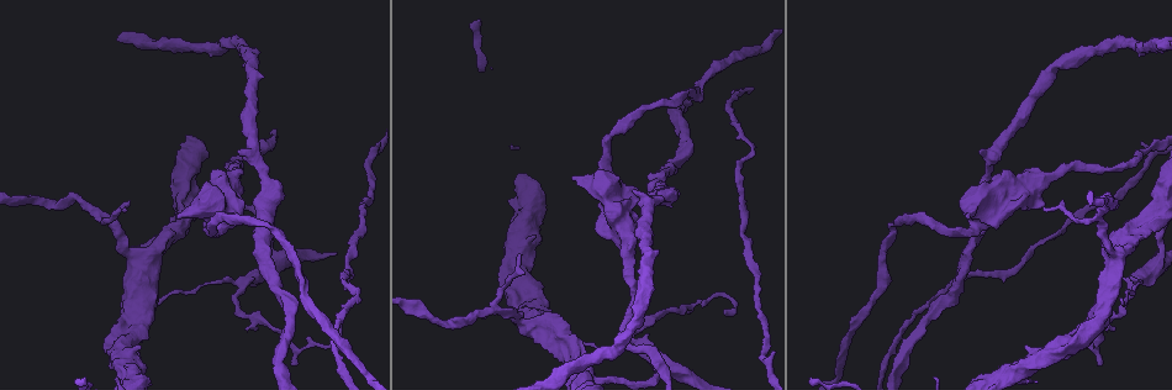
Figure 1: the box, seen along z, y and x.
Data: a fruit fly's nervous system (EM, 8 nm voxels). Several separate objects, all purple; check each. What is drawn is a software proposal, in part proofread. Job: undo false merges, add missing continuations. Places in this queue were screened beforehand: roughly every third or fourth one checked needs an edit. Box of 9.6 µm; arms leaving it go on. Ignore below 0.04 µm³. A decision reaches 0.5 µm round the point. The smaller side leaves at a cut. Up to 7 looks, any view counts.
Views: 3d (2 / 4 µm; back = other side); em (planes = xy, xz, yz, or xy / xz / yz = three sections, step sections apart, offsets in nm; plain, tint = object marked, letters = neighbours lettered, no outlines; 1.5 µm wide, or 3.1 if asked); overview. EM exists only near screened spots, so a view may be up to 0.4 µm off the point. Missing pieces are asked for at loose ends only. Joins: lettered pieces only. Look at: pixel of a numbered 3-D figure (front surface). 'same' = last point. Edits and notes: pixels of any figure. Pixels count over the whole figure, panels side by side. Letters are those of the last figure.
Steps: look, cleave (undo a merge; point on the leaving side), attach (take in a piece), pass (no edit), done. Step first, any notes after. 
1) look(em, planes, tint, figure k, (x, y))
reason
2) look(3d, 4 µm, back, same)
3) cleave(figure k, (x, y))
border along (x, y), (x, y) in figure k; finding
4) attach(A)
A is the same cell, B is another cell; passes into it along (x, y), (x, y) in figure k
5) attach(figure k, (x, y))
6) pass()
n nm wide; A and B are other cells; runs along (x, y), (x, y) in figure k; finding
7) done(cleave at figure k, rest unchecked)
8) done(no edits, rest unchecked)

look(em, xz, step 8, letters, figure 1, (966, 217))
free end

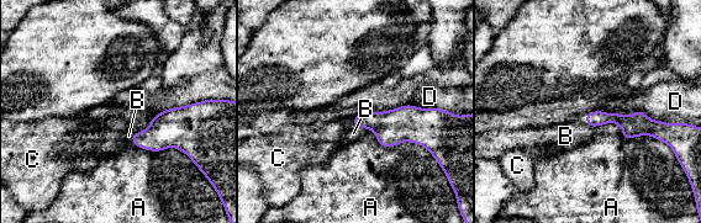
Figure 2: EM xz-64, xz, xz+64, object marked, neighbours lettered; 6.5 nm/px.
look(em, xy, step 4, letters, same)
cut it another way

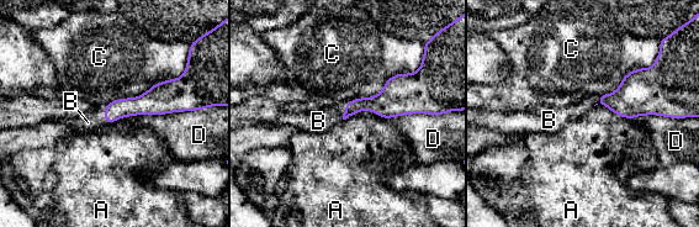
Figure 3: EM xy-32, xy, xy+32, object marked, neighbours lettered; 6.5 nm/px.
attach(figure 3, (318, 121))
B is the same cell, A, C and D are other cells; passes into it along (384, 104), (345, 105), (318, 121) in figure 3; the cell continues

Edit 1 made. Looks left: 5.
look(3d, 4 µm, figure 1, (1120, 301))
branch stops here

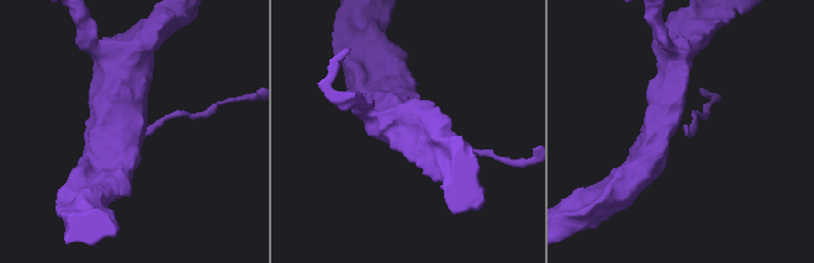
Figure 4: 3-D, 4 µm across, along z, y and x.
look(em, xy, step 4, letters, figure 4, (685, 128))
need the tissue

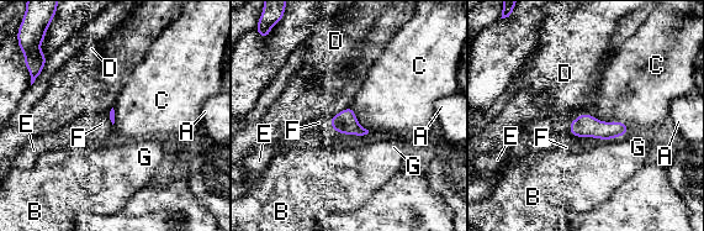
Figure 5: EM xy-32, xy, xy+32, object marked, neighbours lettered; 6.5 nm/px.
look(em, xz, step 8, letters, same)
another direction

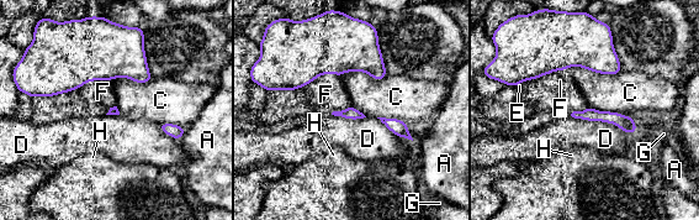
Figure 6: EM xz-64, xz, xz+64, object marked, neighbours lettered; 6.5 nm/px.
pass()
A, C, D, E, F, G and H are other cells; border along (339, 76), (324, 73), (296, 89) in figure 6; no lettered piece goes on from it

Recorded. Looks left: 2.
done(attach at figure 3, rest unchecked)

